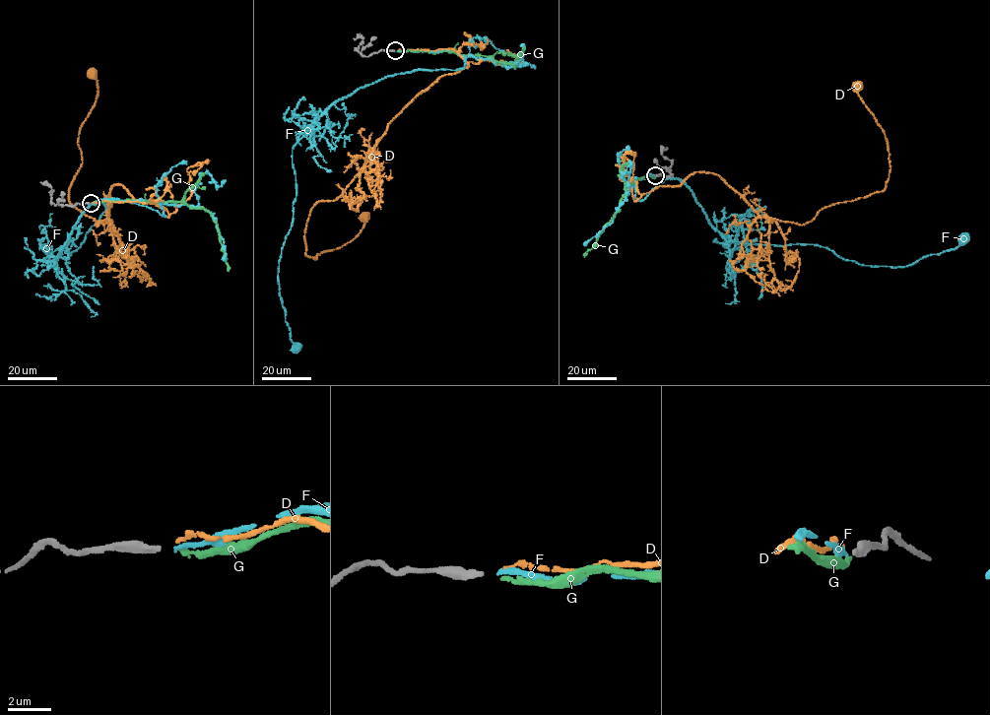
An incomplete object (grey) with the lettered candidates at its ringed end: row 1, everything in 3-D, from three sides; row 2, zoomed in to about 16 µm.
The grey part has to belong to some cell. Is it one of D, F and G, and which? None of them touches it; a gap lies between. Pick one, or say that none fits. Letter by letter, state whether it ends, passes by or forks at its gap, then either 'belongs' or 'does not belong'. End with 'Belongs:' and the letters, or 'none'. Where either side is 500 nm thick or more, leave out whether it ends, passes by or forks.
D: it ends; belongs
F: it ends; does not belong
G: it ends; does not belong
Belongs: D

